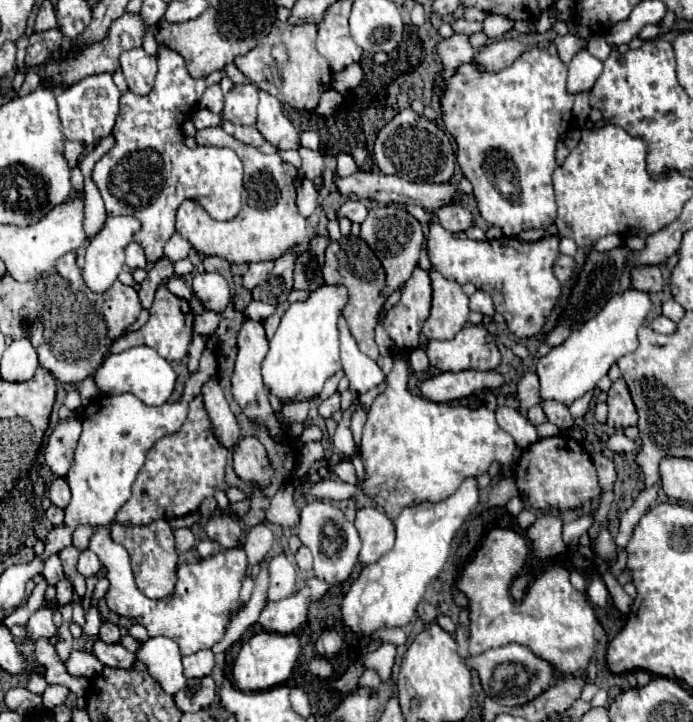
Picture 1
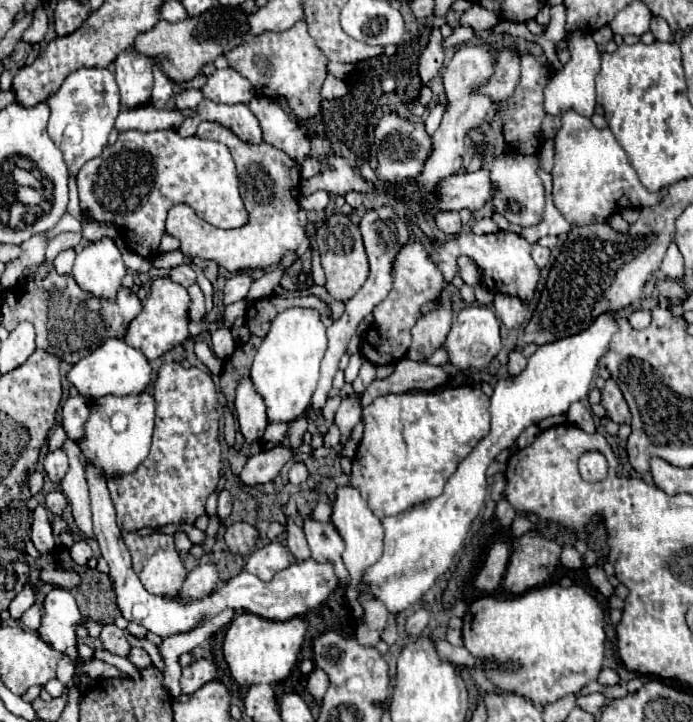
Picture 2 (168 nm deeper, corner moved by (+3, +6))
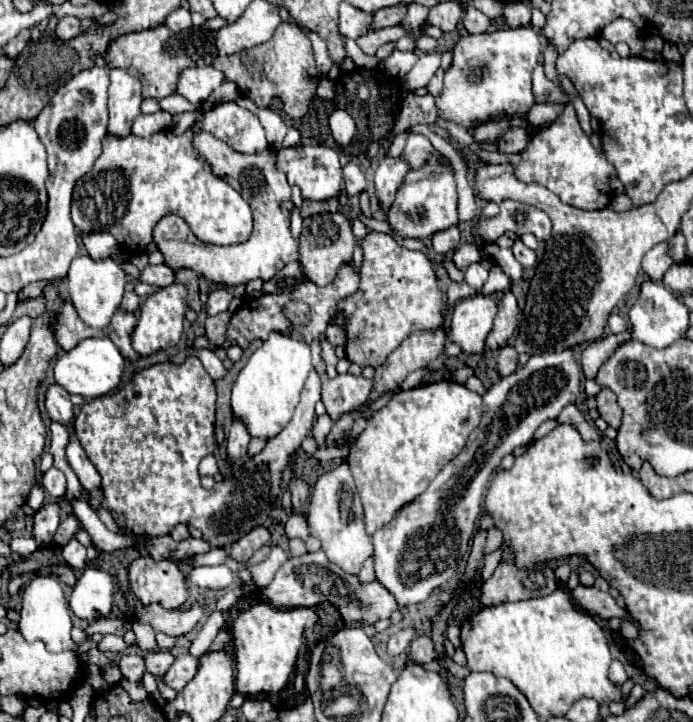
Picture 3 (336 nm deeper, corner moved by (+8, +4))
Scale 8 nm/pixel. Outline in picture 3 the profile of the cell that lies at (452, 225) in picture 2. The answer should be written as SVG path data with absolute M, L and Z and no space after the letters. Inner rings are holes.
M452 225L452 229L444 229L432 237L432 247L436 253L452 255L452 251L458 247L458 241L460 241L460 231L456 225Z

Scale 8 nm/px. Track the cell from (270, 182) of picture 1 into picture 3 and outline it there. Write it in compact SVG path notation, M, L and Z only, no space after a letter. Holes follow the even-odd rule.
M206 131L194 133L194 147L202 153L202 159L210 161L214 173L226 179L250 203L254 215L254 231L244 243L212 245L212 243L202 243L182 217L166 215L154 227L154 241L162 251L166 265L170 265L172 269L180 269L180 267L194 269L202 277L224 285L242 285L252 279L264 279L264 281L272 279L284 265L300 257L298 243L292 239L290 233L288 213L284 213L282 209L284 201L290 203L292 189L284 173L276 169L276 151L268 147L262 153L244 155L234 151L226 141Z

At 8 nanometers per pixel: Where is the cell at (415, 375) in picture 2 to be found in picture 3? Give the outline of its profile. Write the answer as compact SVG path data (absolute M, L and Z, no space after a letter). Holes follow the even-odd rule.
M314 340L310 348L313 368L322 379L322 403L324 403L330 419L336 421L336 417L342 417L344 413L352 413L352 411L362 409L370 399L370 391L374 389L374 381L364 379L364 377L354 377L348 373L338 375L336 379L330 379L325 372L318 340Z

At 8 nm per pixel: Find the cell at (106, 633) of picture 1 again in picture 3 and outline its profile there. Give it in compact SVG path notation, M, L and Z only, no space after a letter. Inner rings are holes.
M122 655L118 661L118 667L128 681L140 681L144 673L144 659L138 655Z

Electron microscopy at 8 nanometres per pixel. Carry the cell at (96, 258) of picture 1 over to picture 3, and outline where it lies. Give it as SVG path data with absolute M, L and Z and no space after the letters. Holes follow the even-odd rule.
M78 255L68 271L68 297L74 303L78 315L84 319L84 323L96 329L102 329L110 323L114 311L120 307L124 285L126 285L126 273L110 257L96 261L90 255Z

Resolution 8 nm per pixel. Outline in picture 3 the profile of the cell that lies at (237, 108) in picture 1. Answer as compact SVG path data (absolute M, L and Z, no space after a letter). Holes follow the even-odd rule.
M188 67L182 71L178 81L178 93L190 103L206 101L222 83L226 81L224 73L214 67Z

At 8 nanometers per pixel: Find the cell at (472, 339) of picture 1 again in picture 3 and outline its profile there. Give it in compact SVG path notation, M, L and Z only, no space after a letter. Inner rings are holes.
M484 295L462 299L452 313L448 339L456 343L466 355L480 355L486 349L486 337L492 331L496 317L496 301Z

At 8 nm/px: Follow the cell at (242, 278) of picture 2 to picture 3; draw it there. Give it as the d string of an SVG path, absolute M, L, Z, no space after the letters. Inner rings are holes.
M220 287L220 289L212 291L210 297L208 297L208 301L206 301L206 311L208 311L208 315L218 315L218 313L226 311L228 305L230 305L230 301L232 301L230 289Z

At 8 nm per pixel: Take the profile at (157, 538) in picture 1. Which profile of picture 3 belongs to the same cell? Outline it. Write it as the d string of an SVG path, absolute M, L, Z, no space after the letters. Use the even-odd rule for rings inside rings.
M140 555L130 563L128 577L134 595L144 605L160 603L166 609L178 609L188 599L184 573L170 559L156 561L150 555Z

